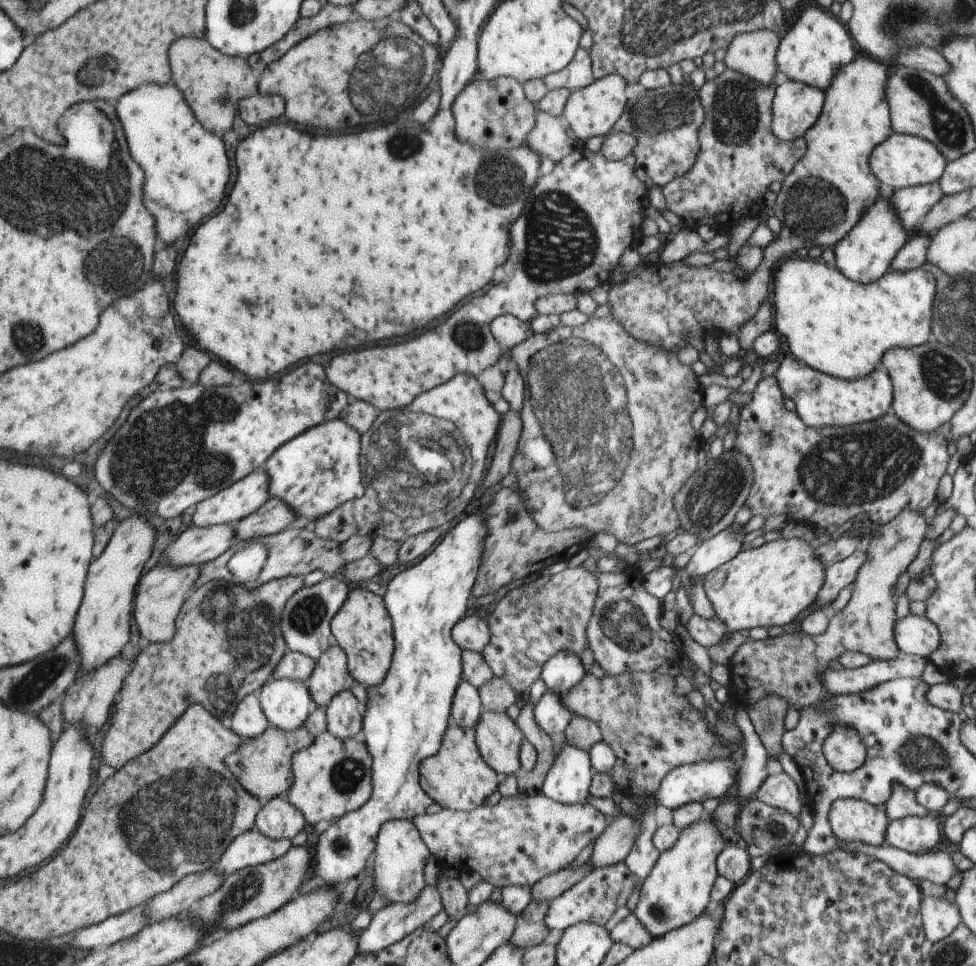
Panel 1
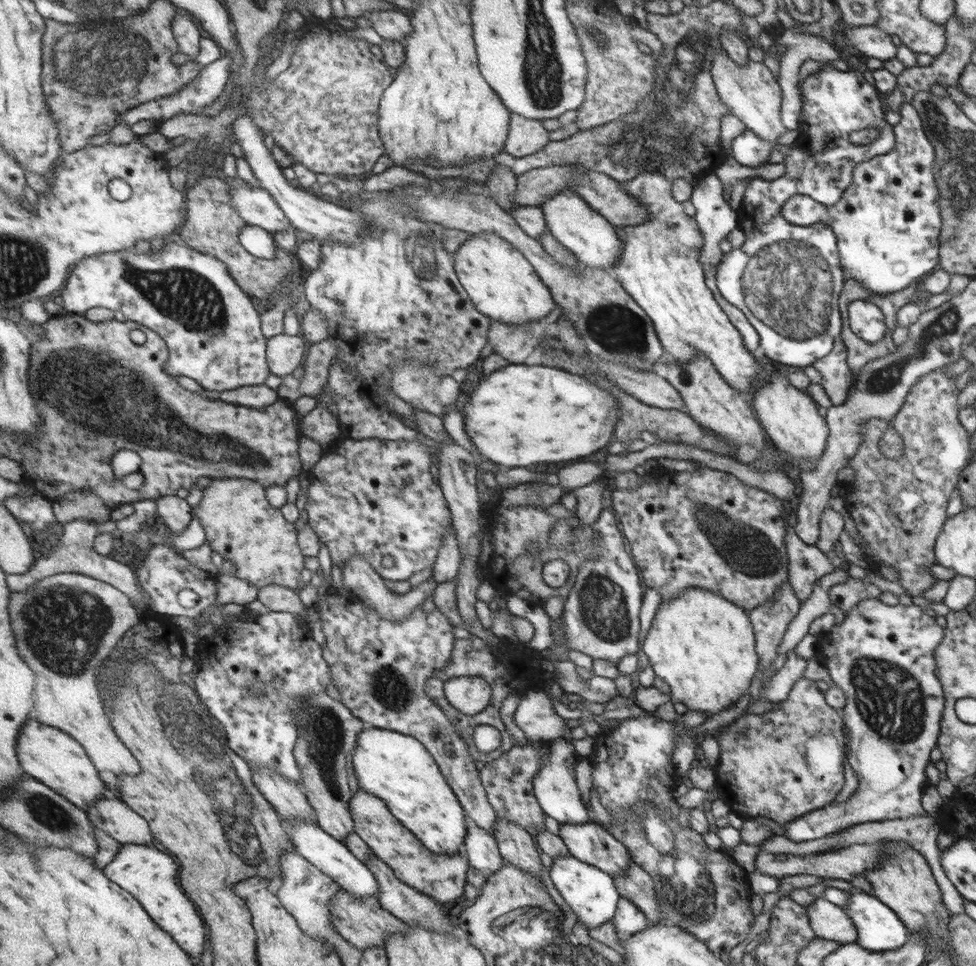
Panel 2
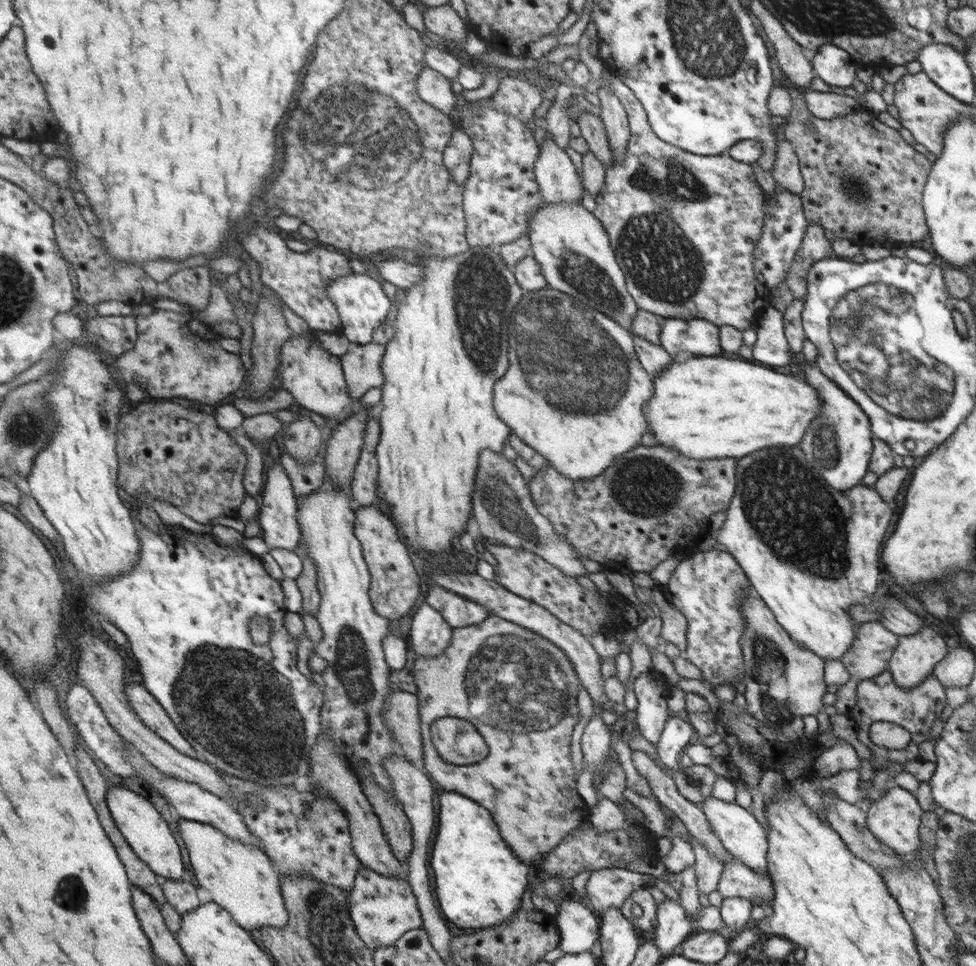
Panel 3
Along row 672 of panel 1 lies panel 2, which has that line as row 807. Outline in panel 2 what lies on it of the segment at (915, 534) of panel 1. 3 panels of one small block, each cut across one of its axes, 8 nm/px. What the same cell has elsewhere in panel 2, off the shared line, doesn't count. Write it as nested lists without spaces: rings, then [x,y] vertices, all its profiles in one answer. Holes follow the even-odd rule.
[[[800,677],[788,698],[779,702],[778,709],[762,714],[742,714],[714,734],[720,749],[715,773],[719,798],[738,815],[745,818],[766,816],[781,826],[810,811],[824,808],[844,788],[844,760],[847,752],[844,752],[846,740],[842,726],[840,714],[826,704],[816,681]]]

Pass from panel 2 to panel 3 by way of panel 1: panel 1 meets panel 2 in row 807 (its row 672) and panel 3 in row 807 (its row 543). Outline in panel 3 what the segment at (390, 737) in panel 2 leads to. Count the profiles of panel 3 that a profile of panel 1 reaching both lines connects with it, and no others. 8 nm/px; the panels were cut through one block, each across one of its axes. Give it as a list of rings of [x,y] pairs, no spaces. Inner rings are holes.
[[[436,790],[439,796],[438,833],[430,860],[442,914],[458,929],[492,928],[512,920],[528,895],[530,864],[520,862],[500,837],[490,811],[458,792]]]

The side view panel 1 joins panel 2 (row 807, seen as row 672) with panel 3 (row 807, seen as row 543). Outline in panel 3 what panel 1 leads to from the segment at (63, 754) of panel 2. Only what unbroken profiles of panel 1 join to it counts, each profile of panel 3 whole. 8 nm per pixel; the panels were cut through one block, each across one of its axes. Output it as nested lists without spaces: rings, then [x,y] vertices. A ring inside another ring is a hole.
[[[110,788],[108,792],[108,805],[112,809],[112,814],[128,842],[134,850],[147,862],[160,876],[161,879],[172,878],[172,880],[182,880],[188,872],[184,852],[180,842],[176,840],[168,820],[160,814],[160,810],[142,794],[132,792],[128,788]]]

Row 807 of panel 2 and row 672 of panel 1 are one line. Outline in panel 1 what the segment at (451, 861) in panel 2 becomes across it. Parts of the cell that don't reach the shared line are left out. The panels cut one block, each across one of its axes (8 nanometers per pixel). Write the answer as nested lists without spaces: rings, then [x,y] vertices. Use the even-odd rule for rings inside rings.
[[[362,588],[353,589],[350,600],[333,622],[333,631],[337,637],[336,642],[349,653],[350,672],[358,683],[365,688],[380,686],[389,674],[396,652],[393,620],[383,597]]]

